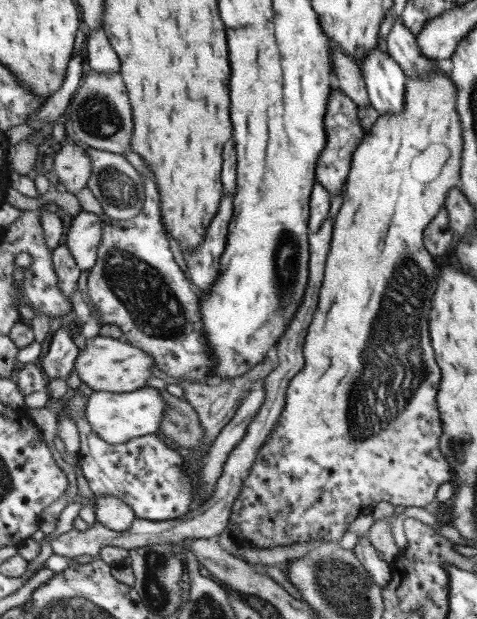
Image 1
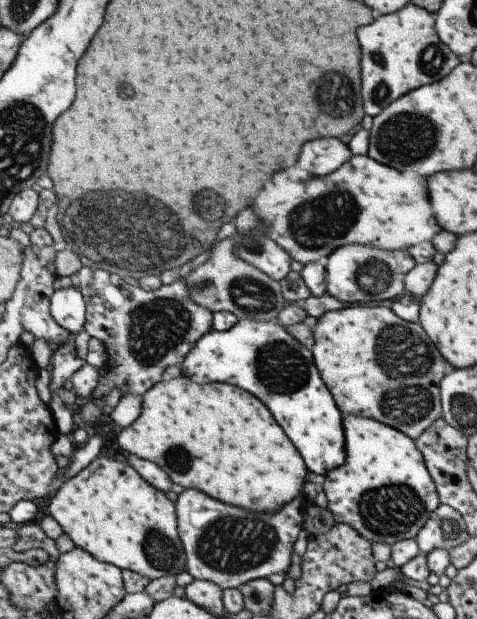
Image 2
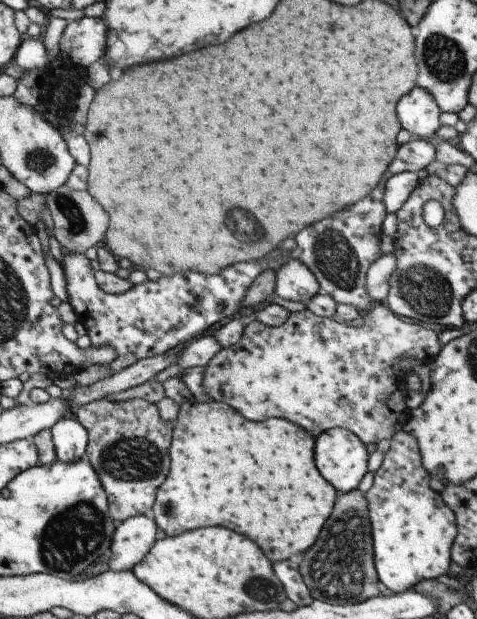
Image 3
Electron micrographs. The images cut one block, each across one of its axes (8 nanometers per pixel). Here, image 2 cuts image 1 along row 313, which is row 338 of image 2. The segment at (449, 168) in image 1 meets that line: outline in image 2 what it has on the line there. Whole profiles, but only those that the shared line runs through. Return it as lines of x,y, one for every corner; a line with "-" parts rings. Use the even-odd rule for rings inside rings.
390,304
376,306
352,305
329,311
313,328
315,362
343,414
371,417
388,424
417,440
443,418
442,382
451,365
420,323
403,320

